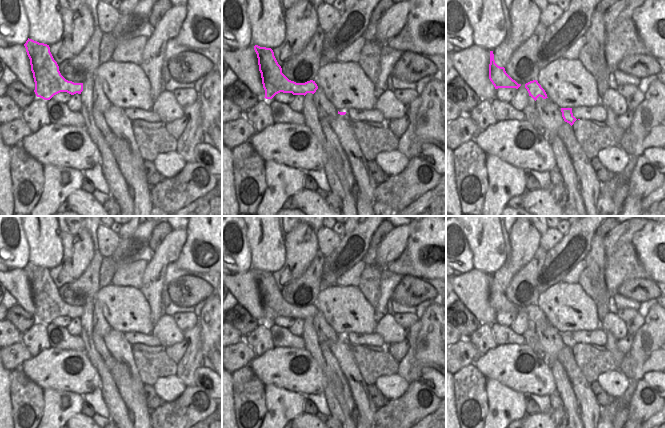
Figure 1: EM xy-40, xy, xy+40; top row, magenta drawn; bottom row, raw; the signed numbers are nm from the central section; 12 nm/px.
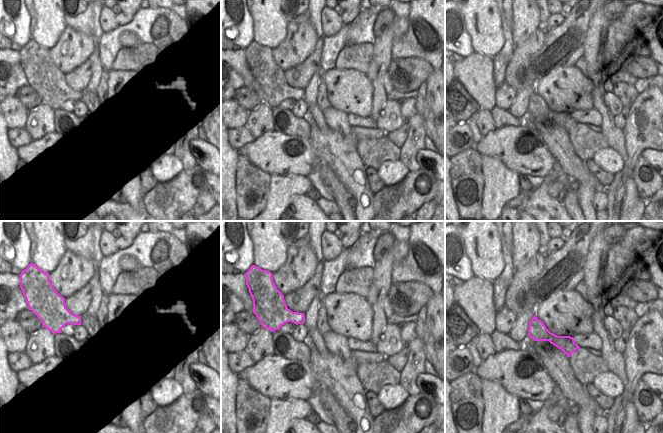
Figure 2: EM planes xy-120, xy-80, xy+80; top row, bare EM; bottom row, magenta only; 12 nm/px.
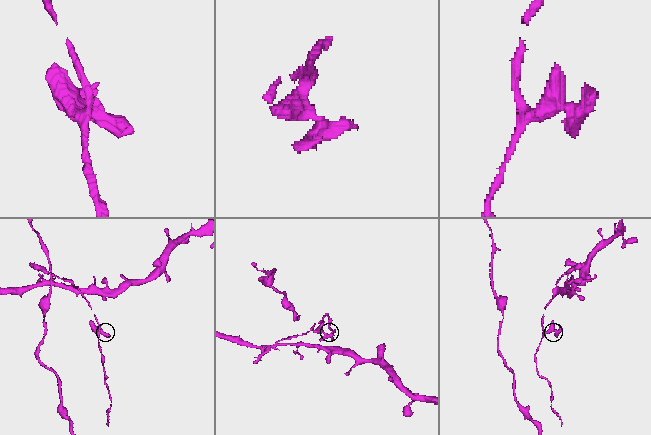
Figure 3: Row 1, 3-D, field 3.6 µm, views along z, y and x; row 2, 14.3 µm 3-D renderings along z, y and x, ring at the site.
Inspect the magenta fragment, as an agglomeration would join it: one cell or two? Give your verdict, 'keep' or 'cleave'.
keep

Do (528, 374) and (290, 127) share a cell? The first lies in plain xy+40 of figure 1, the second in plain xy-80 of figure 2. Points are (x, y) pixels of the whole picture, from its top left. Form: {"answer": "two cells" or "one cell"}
{"answer": "two cells"}

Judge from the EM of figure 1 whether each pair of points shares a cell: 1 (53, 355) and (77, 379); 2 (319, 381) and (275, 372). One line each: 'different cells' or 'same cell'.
1: same cell
2: same cell

